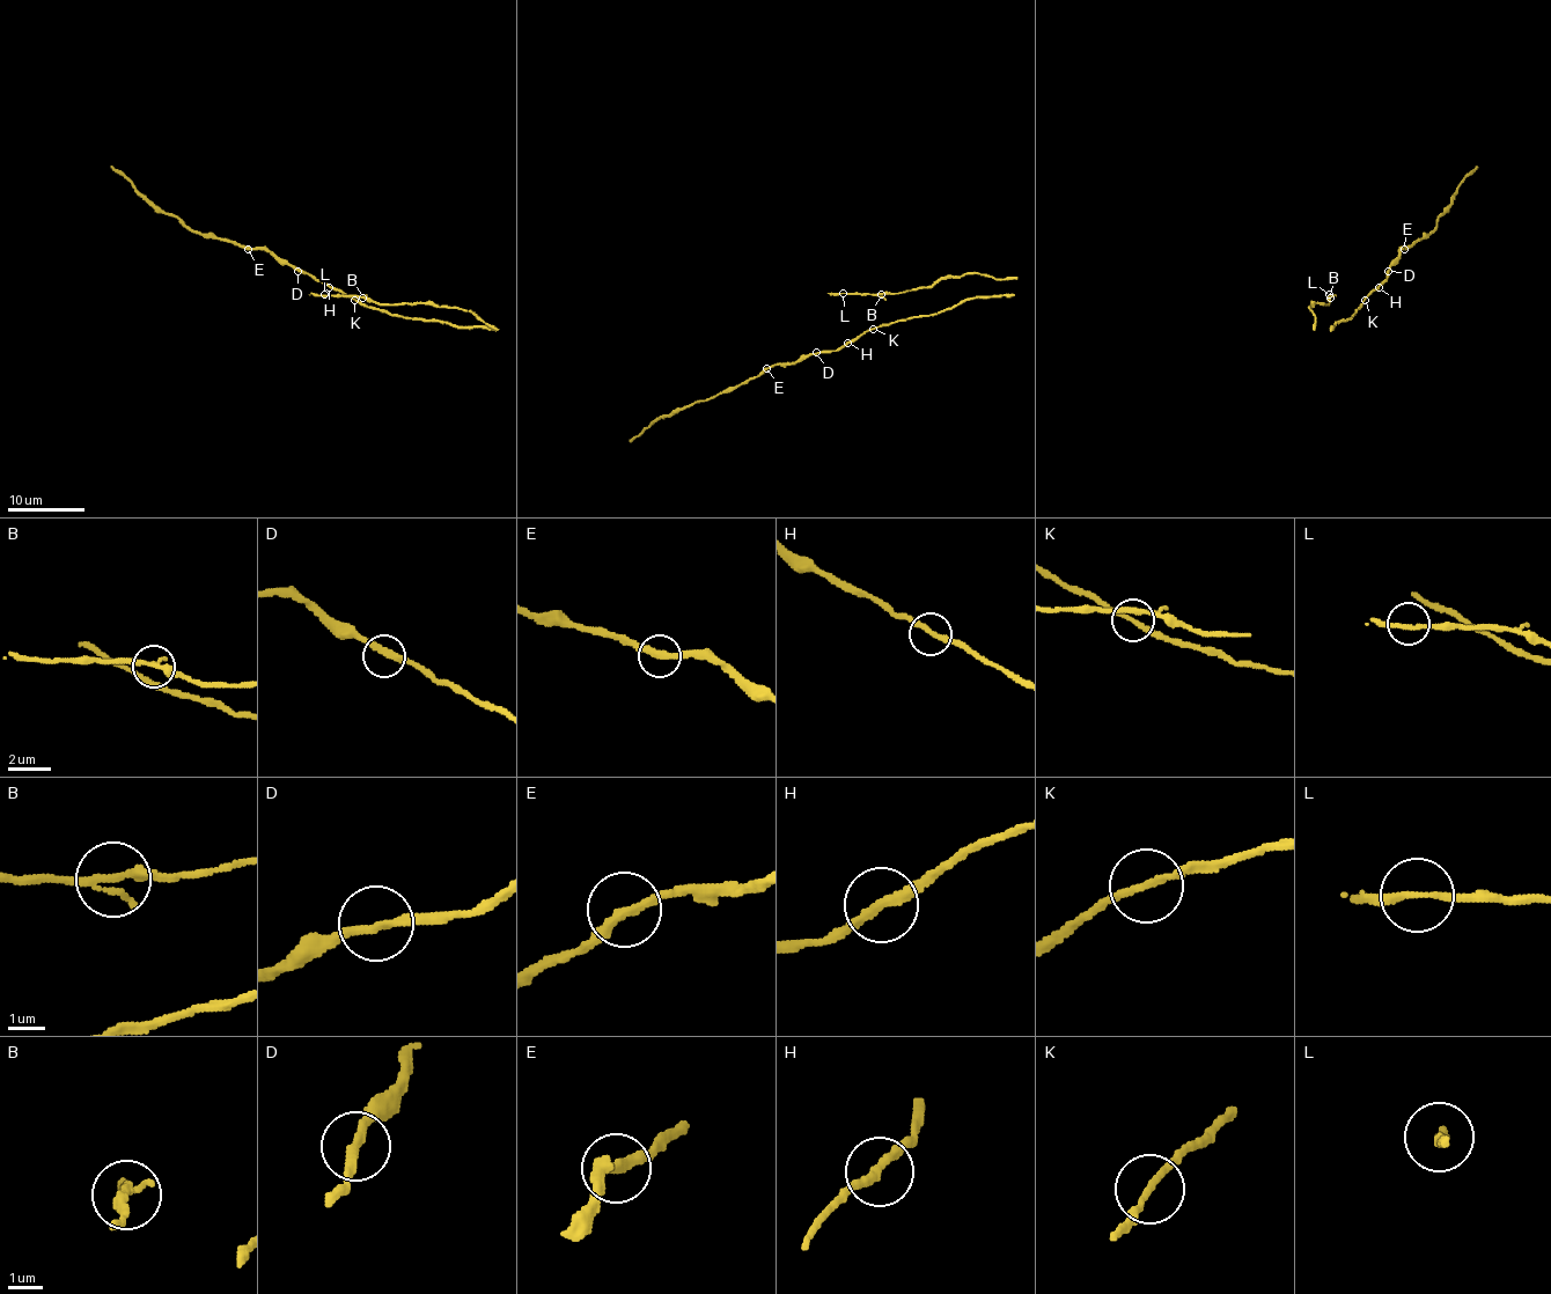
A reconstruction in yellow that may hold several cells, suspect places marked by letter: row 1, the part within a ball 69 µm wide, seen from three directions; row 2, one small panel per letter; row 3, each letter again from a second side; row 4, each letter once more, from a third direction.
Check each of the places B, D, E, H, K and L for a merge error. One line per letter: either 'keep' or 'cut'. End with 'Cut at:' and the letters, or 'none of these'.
B: keep
D: keep
E: keep
H: keep
K: keep
L: keep
Cut at: none of these

